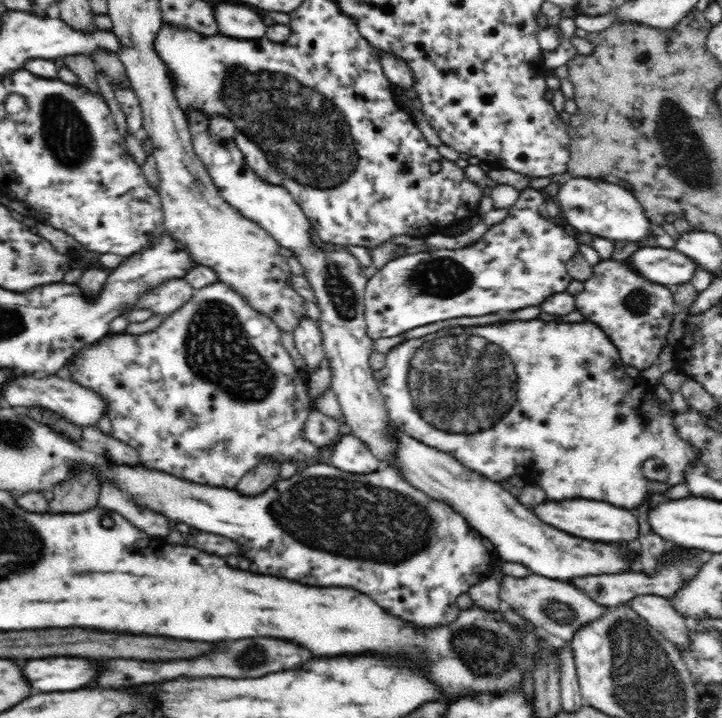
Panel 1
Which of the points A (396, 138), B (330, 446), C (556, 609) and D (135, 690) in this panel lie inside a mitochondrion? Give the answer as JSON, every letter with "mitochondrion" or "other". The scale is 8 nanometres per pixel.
{"A":"other","B":"other","C":"mitochondrion","D":"other"}

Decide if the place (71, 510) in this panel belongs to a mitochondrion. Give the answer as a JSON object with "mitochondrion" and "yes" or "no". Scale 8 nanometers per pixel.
{"mitochondrion":"no"}

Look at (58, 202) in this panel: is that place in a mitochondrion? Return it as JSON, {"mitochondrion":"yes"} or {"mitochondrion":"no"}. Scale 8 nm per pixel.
{"mitochondrion":"no"}

